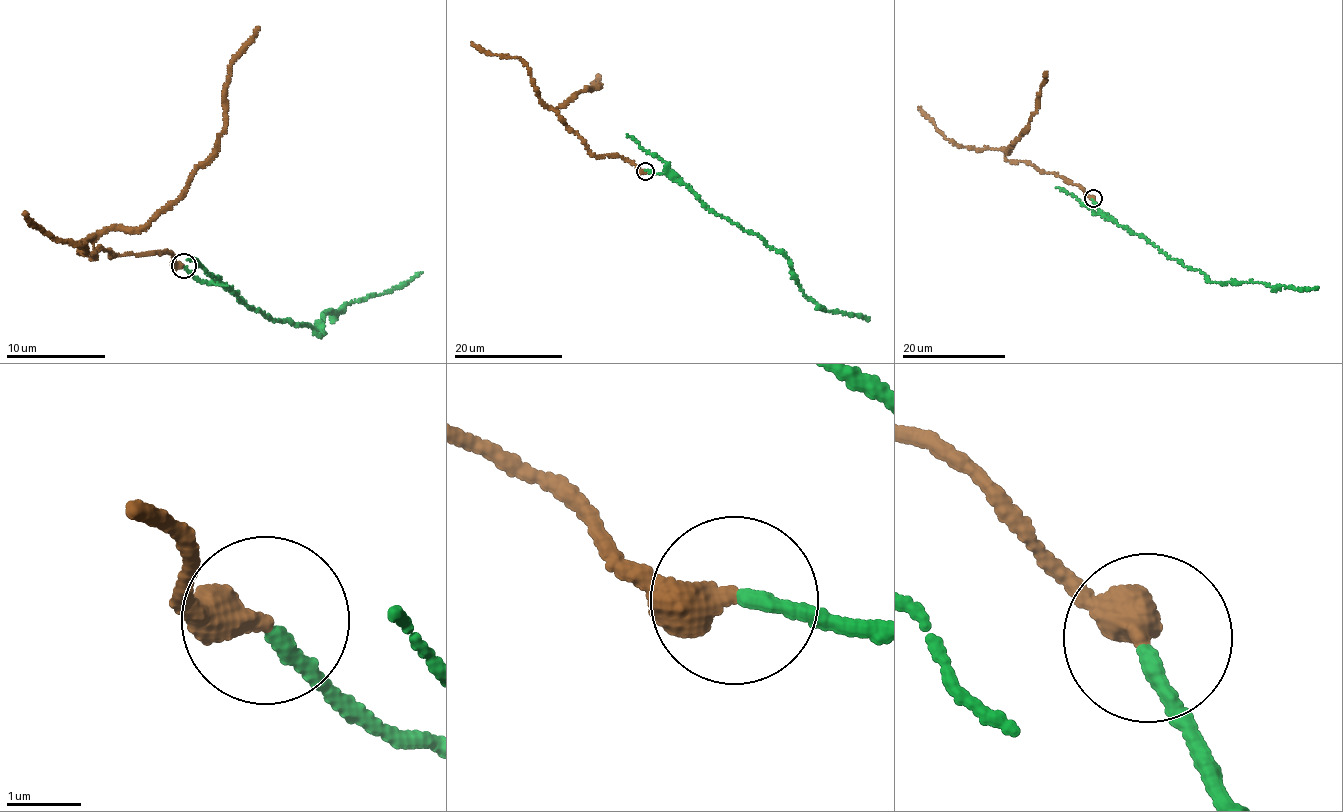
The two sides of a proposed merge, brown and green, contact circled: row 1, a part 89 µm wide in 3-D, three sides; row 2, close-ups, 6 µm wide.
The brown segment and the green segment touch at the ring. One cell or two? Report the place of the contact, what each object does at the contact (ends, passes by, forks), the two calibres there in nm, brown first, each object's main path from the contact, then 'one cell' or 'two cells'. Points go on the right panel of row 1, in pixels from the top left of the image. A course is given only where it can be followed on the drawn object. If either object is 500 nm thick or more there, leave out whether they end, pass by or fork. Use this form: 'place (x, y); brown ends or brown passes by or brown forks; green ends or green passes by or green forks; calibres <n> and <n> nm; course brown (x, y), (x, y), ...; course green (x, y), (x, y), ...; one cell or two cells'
place (1093, 198); brown ends; green ends; calibres 460 and 200 nm; course brown (1093, 199), (1081, 187), (1059, 176), (1041, 172), (1025, 162), (1009, 161), (1004, 157), (1036, 111), (1045, 72); course green (1093, 199), (1098, 210), (1140, 234), (1171, 258), (1200, 271), (1210, 281), (1318, 288); two cells

